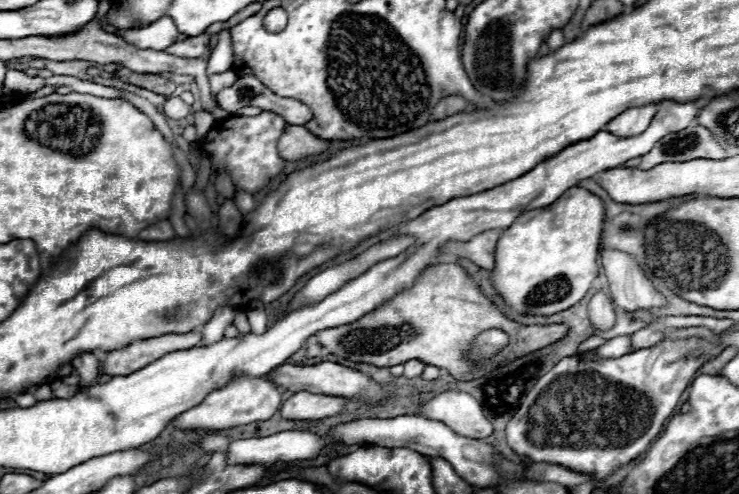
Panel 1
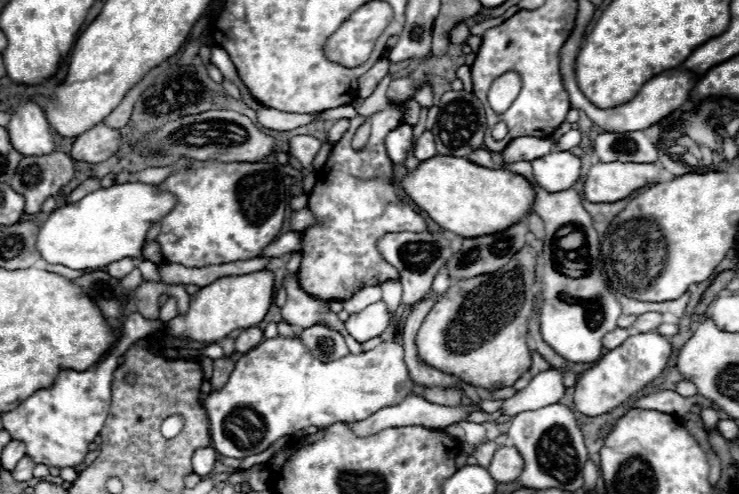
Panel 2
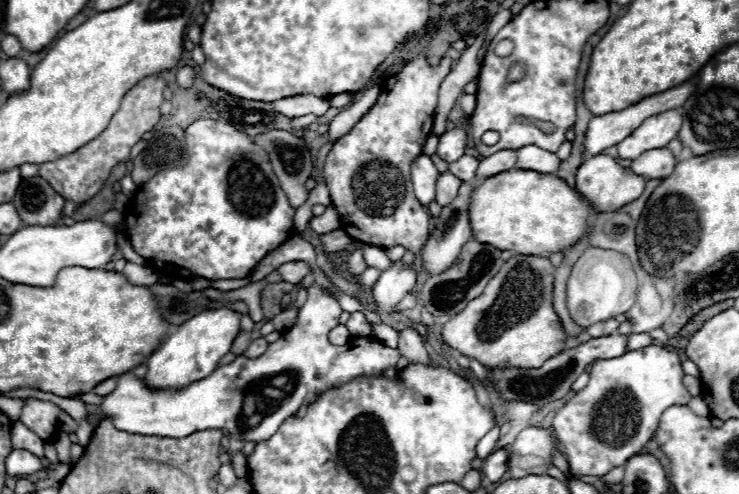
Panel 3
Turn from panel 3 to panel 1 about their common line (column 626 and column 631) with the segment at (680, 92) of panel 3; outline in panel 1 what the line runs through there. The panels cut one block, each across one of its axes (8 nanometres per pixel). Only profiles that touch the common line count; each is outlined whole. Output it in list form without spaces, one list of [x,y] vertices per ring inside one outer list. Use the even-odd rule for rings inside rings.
[[[648,104],[648,106],[636,106],[636,108],[628,108],[624,110],[622,114],[618,114],[614,120],[610,120],[604,130],[616,134],[616,136],[624,136],[624,138],[630,138],[630,136],[638,136],[642,134],[650,120],[654,118],[658,110],[658,104]]]

